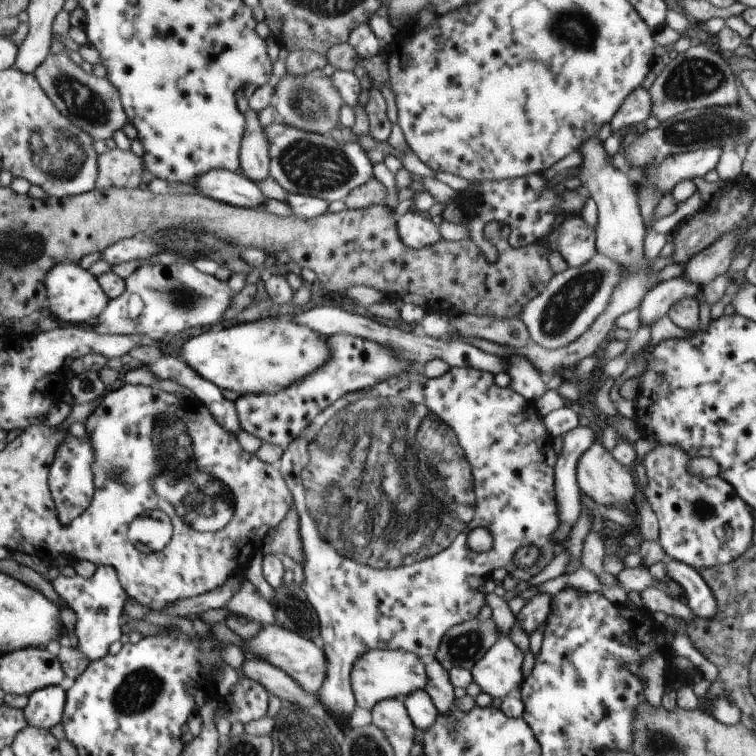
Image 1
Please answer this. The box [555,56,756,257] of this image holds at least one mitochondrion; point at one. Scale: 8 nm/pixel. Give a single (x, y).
(715, 126)

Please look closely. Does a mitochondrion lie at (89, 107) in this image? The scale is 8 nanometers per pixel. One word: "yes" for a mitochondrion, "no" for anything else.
yes

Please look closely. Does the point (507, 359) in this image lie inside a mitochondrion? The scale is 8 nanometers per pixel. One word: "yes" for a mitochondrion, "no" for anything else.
no

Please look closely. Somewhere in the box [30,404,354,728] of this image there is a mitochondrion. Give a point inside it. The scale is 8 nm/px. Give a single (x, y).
(139, 690)

